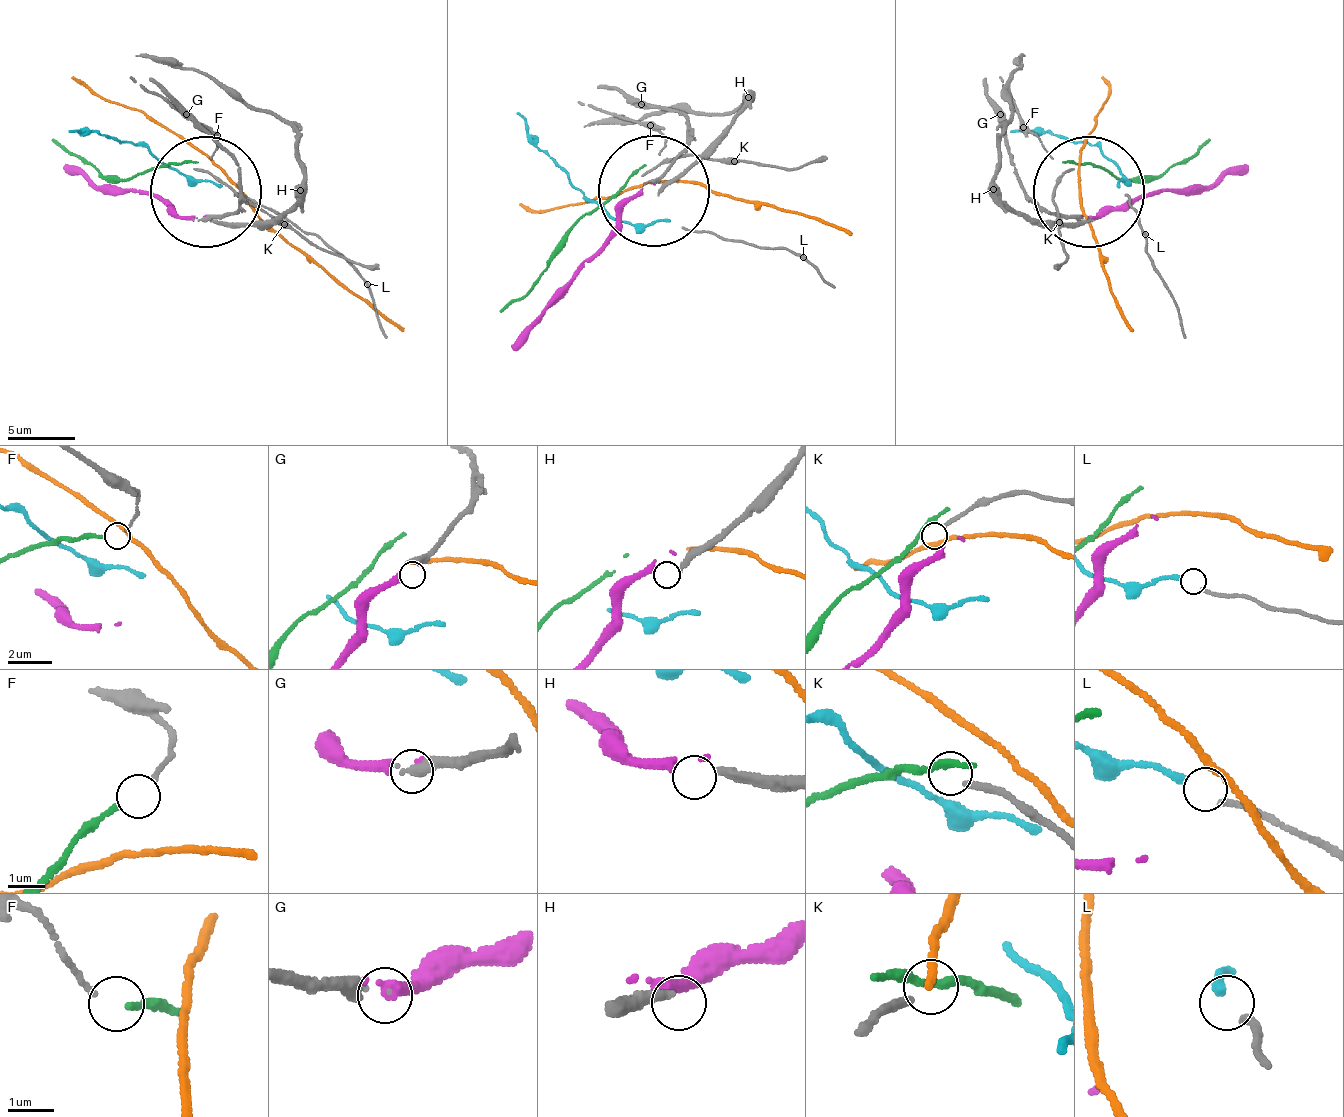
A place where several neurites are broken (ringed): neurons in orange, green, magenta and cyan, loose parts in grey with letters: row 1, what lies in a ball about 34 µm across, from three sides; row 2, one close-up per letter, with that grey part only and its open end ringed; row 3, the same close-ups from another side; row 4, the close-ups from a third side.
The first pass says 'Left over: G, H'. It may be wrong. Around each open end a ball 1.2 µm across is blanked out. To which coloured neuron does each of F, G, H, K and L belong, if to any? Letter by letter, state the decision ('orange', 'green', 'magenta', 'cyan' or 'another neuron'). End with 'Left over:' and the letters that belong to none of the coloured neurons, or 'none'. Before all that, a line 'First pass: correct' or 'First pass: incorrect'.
First pass: incorrect
F: green
G: magenta
H: another neuron
K: another neuron
L: cyan
Left over: H, K

